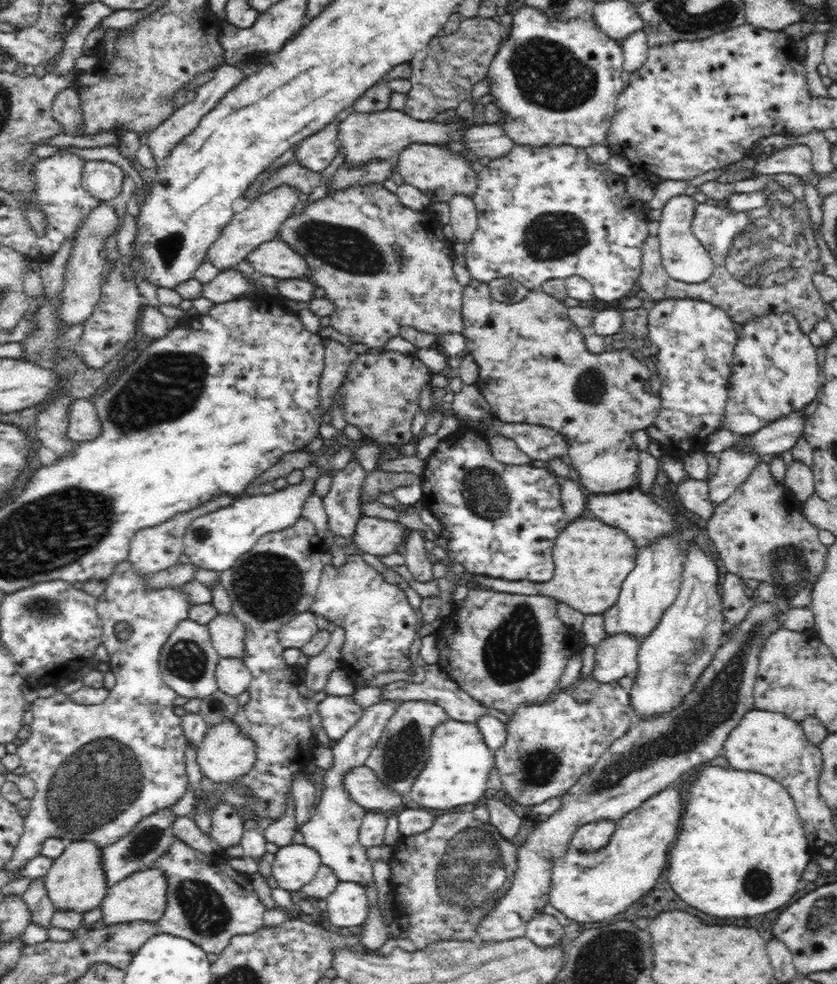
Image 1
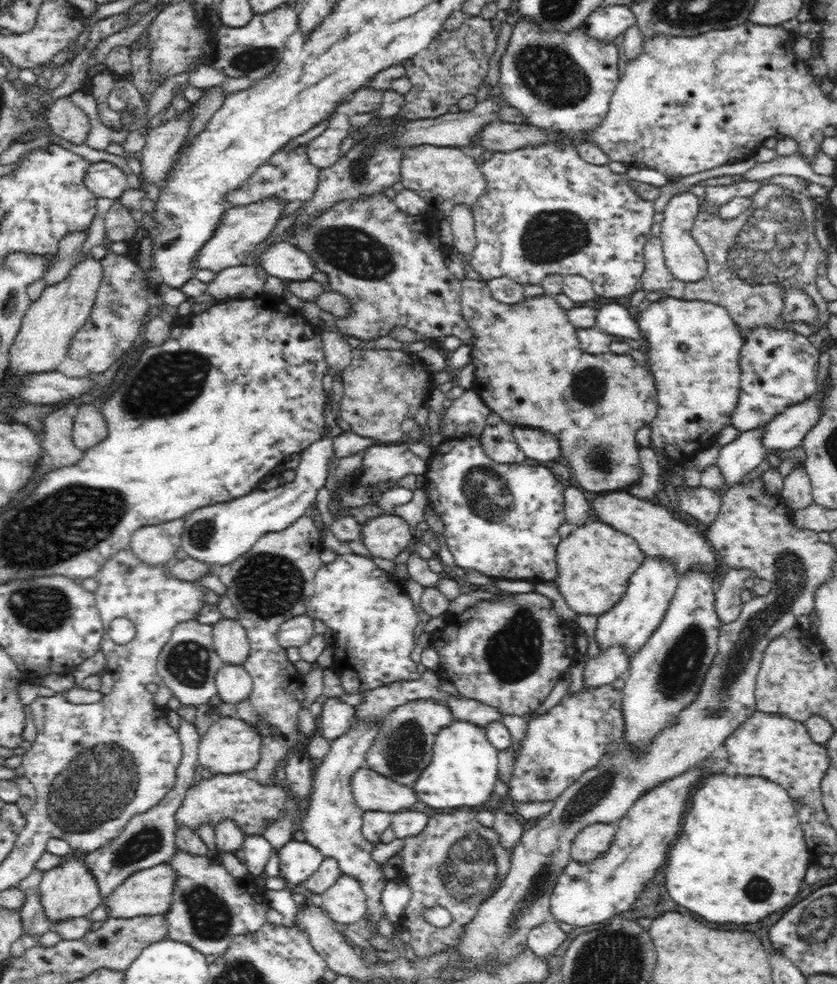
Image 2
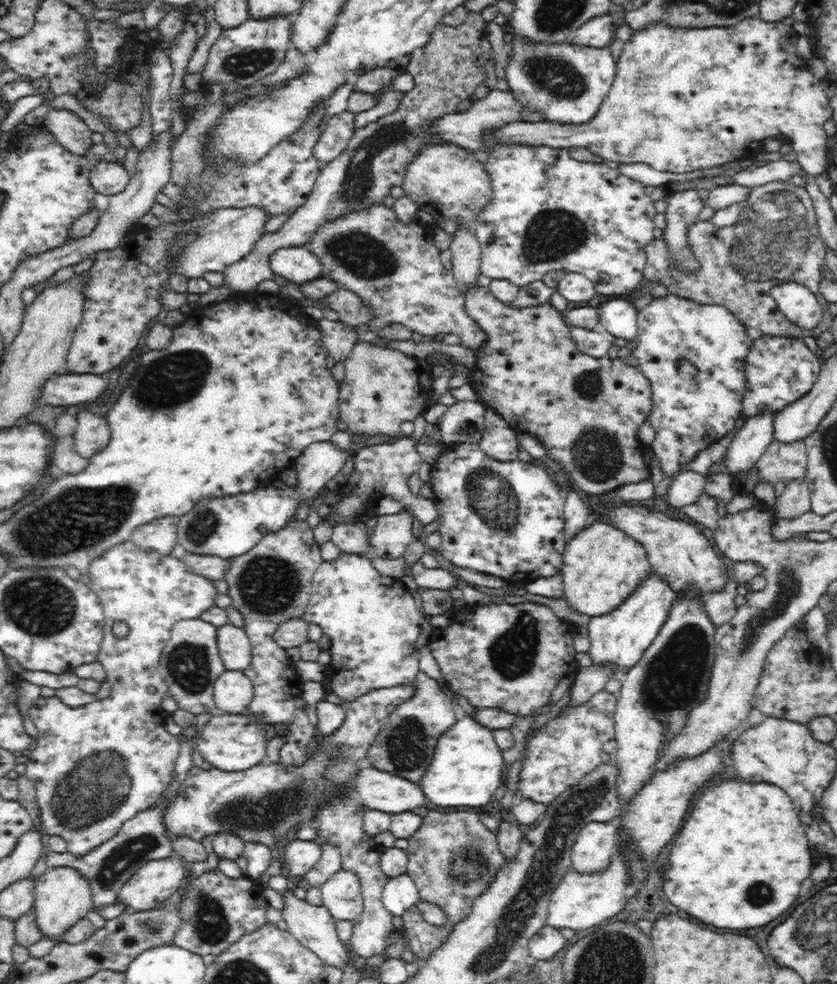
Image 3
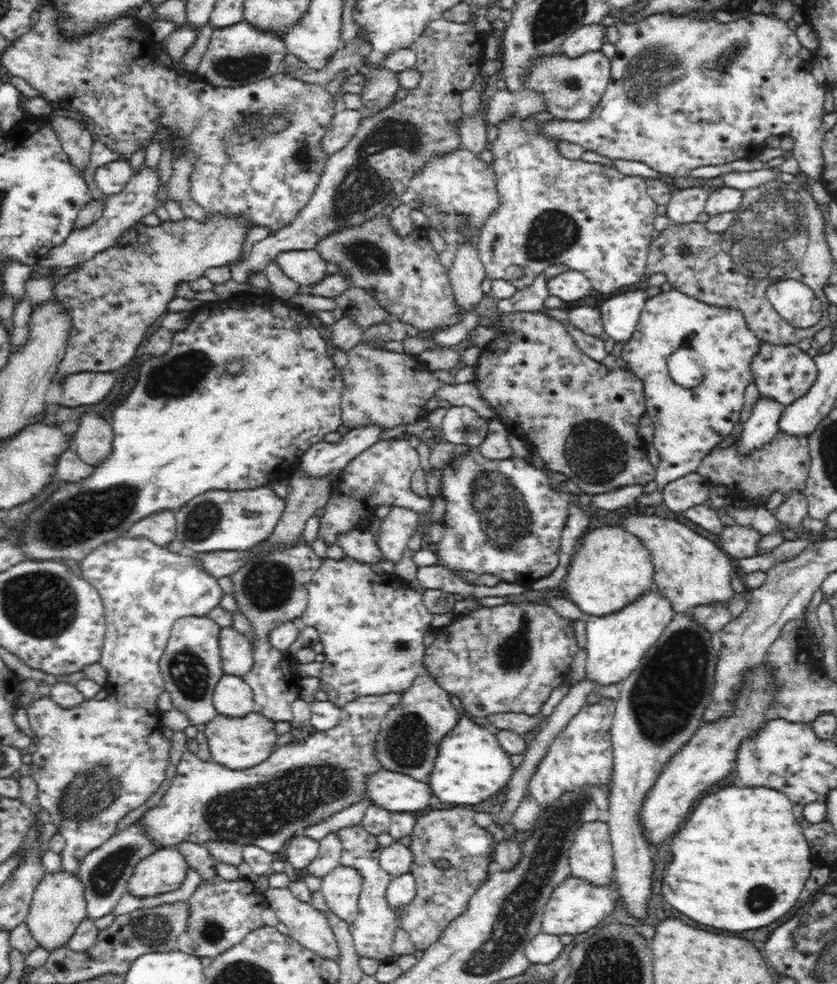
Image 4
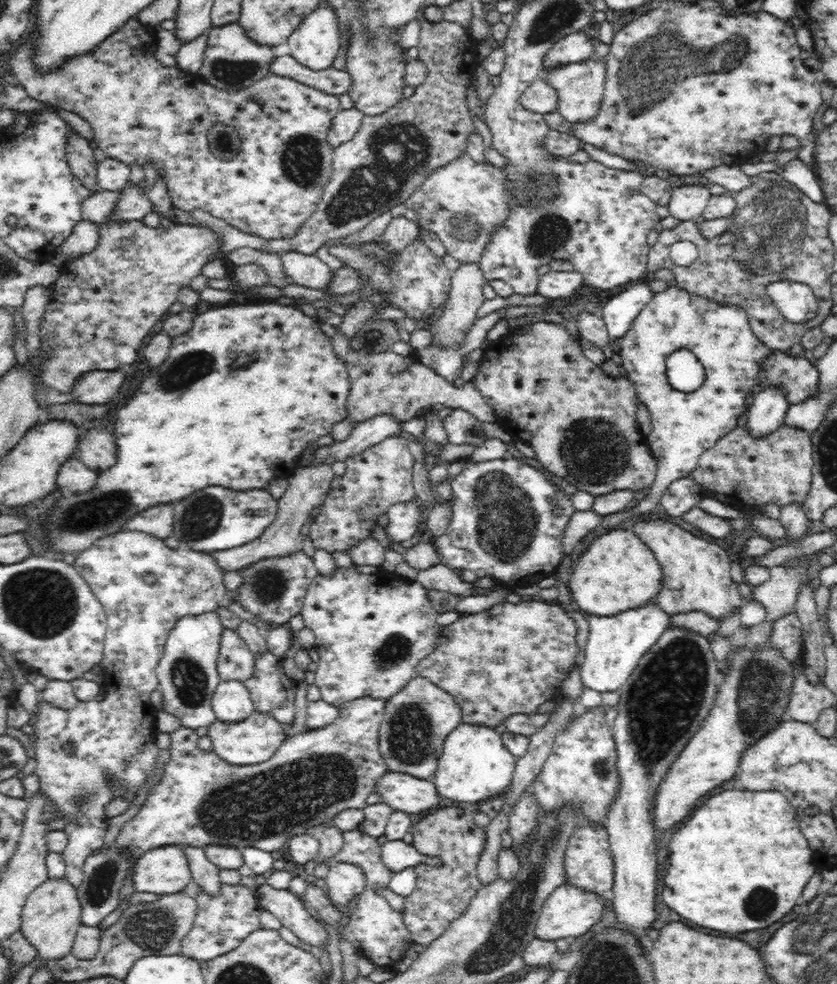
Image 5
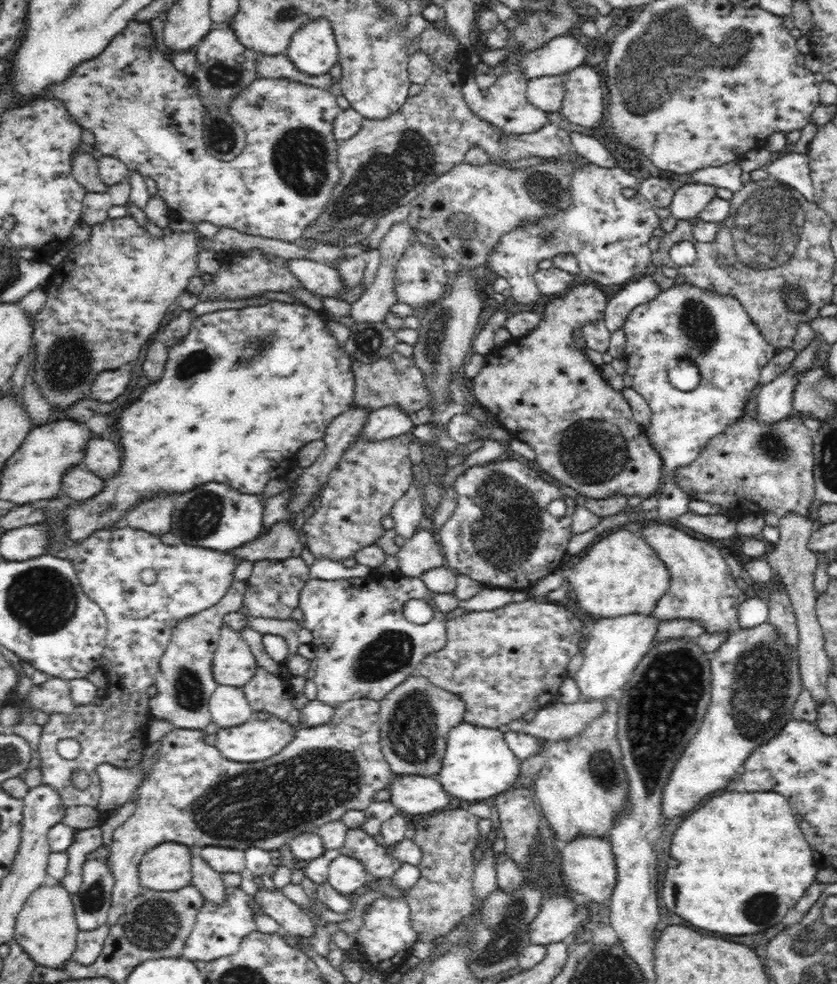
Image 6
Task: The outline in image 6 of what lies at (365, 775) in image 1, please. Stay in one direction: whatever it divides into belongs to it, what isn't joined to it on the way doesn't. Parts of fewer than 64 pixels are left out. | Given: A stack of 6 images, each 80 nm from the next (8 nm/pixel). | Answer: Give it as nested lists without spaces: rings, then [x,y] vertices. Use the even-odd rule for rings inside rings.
[[[399,775],[388,787],[393,805],[407,816],[437,812],[450,804],[436,775]]]

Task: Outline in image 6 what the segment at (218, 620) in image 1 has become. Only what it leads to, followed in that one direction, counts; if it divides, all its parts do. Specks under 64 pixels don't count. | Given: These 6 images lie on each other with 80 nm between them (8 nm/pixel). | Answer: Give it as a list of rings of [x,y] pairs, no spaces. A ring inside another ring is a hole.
[[[225,623],[220,627],[218,648],[212,656],[211,672],[218,686],[235,686],[243,689],[256,676],[257,660],[250,645],[242,638],[241,633],[228,627]]]

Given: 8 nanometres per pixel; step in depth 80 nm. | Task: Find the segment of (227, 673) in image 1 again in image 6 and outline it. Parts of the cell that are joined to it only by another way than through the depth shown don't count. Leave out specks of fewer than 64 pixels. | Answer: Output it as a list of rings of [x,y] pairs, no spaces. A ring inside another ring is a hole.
[[[217,686],[208,700],[212,722],[219,727],[245,723],[254,713],[243,690],[235,686]]]

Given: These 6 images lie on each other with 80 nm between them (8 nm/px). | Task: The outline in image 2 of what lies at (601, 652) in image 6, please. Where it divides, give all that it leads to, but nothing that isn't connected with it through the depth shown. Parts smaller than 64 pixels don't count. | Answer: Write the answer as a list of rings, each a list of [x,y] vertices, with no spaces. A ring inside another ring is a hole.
[[[644,559],[644,564],[634,572],[628,588],[621,596],[620,602],[609,612],[602,614],[596,623],[594,639],[598,643],[598,650],[606,650],[612,645],[622,647],[624,653],[628,654],[628,660],[635,657],[637,650],[648,642],[651,634],[664,620],[666,612],[675,596],[679,584],[676,567],[672,562],[664,559]]]

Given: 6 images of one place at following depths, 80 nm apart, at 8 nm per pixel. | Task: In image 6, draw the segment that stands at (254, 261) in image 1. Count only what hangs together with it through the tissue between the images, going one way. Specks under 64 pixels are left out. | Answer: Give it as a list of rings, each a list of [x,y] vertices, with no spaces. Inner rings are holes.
[[[287,259],[288,269],[301,282],[308,292],[321,297],[341,299],[350,288],[343,283],[338,269],[326,266],[312,259]]]

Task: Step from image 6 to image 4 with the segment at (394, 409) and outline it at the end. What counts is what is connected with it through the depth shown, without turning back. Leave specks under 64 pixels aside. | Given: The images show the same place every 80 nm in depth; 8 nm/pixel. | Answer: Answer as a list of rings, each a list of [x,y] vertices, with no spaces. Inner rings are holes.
[[[368,424],[350,429],[336,443],[322,441],[312,444],[299,458],[297,468],[315,478],[330,472],[342,471],[356,455],[362,454],[369,446],[376,444],[382,432],[383,426]]]

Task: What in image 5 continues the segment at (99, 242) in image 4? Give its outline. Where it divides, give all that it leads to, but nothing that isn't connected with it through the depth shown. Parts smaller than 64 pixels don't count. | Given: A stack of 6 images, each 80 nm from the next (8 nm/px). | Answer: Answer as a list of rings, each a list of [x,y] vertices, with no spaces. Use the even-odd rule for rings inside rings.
[[[130,183],[122,190],[122,200],[111,212],[110,219],[116,222],[120,220],[142,221],[152,209],[149,197],[142,192],[142,189],[132,187]],[[82,220],[73,226],[72,234],[59,246],[50,261],[62,267],[76,256],[90,252],[94,246],[98,246],[98,225]]]

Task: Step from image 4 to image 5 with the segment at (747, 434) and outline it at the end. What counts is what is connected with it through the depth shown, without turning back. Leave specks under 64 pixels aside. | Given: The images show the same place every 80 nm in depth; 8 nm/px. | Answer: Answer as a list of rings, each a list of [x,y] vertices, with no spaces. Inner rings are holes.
[[[781,389],[758,390],[747,412],[747,428],[754,436],[766,436],[785,422],[791,404]]]

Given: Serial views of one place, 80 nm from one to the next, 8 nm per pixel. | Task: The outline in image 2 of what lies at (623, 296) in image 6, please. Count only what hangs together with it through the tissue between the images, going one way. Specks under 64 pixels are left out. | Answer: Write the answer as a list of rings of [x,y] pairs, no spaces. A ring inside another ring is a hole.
[[[617,302],[604,304],[596,310],[596,328],[614,337],[635,341],[640,338],[640,334],[639,324],[632,310],[626,304]]]

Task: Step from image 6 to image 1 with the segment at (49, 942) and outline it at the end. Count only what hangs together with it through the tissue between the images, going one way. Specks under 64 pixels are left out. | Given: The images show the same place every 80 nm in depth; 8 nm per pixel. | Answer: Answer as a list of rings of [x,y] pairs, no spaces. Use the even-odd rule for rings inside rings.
[[[72,841],[67,842],[64,852],[53,859],[52,866],[42,879],[48,897],[51,898],[54,912],[76,911],[83,915],[101,906],[101,901],[109,888],[100,850],[101,848],[94,845],[92,841]]]

